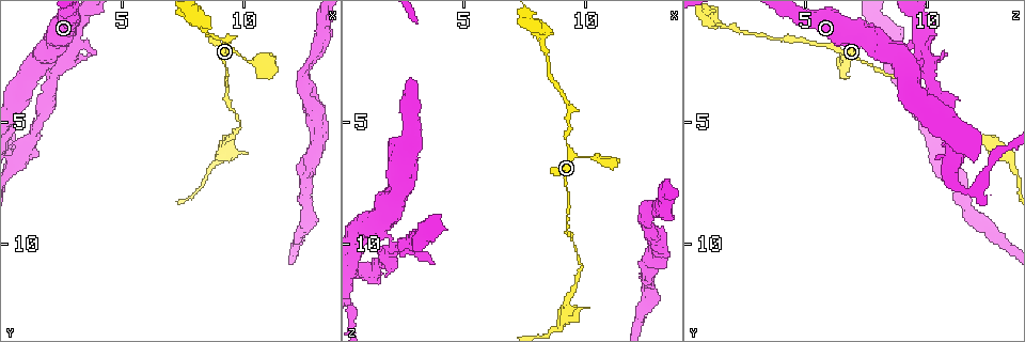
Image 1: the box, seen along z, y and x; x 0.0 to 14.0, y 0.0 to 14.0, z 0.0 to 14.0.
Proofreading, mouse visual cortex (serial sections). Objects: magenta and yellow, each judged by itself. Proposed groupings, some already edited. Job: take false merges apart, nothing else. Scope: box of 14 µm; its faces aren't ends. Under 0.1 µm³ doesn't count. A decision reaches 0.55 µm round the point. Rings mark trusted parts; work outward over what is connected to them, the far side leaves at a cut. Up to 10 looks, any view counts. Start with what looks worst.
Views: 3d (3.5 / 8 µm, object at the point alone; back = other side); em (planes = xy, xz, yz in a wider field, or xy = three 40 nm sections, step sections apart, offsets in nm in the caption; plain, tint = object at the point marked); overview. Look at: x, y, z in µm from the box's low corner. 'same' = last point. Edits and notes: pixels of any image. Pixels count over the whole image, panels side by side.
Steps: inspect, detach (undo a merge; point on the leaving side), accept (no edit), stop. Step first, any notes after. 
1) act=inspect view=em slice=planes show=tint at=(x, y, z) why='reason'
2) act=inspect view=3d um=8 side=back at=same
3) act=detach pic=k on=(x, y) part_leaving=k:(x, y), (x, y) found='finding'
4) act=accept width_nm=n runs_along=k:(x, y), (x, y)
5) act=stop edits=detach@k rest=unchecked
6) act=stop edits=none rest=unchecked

act=inspect view=3d um=3.5 at=(10.4, 2.5, 6.4) why='thick turns thin'

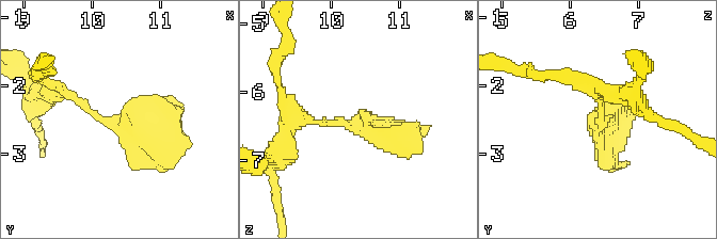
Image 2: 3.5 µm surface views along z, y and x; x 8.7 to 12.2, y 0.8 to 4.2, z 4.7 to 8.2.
act=inspect view=em slice=xy step=1 show=tint at=(10.45, 2.55, 6.40) why='shape alone is not enough'

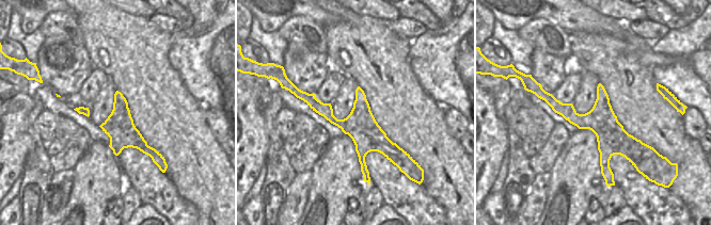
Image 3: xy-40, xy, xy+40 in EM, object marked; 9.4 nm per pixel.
act=accept runs_along=2:(60, 94), (138, 140), (177, 133) found='one cell here'

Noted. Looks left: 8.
act=inspect view=3d um=3.5 at=(1.4, 2.7, 9.7) why='a narrow waist'

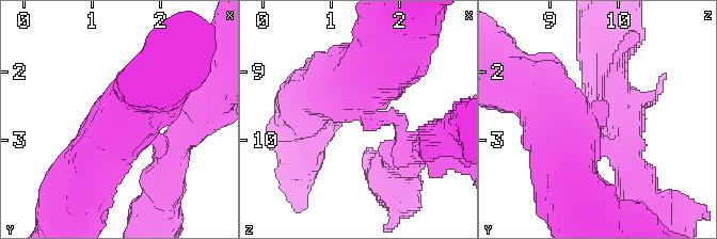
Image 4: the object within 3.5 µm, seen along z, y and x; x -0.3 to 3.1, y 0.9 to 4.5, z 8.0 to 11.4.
act=inspect view=em slice=planes show=tint at=(1.40, 2.75, 9.55)

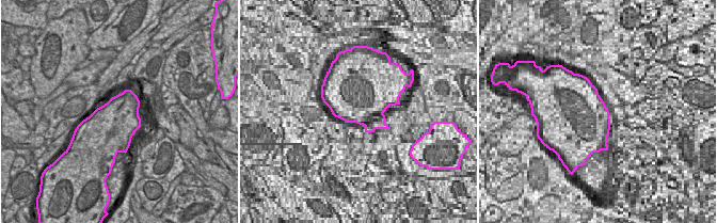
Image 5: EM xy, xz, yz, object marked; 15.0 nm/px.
act=accept runs_along=4:(515, 83), (598, 133) found='one cell here'

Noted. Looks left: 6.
act=inspect view=3d um=3.5 at=(1.2, 6.0, 11.1) why='branch point'

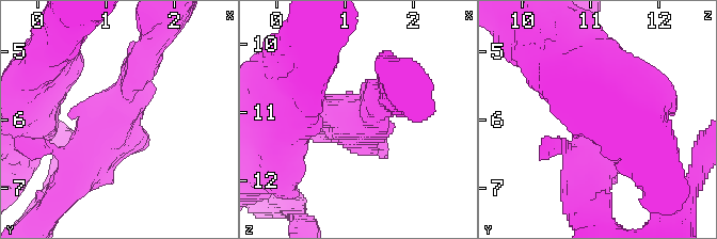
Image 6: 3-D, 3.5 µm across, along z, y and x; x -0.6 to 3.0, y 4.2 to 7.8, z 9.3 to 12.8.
act=accept runs_along=6:(147, 52), (98, 147), (78, 170) found='continuous, no second cell'

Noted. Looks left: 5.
act=inspect view=3d um=3.5 side=back at=(9.7, 5.3, 11.5) why='sudden change in width'

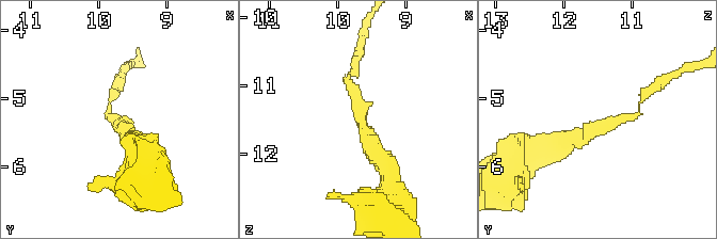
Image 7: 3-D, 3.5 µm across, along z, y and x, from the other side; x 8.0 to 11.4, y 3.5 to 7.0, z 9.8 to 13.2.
act=inspect view=em slice=xy step=2 show=tint at=(9.65, 5.40, 11.40) why='now the EM'

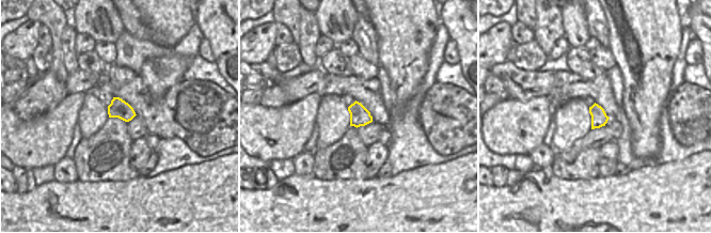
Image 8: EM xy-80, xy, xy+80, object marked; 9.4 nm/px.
act=accept arm_widths_nm=100,250 found='one cell here'

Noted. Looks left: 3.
act=stop edits=none rest=unchecked

